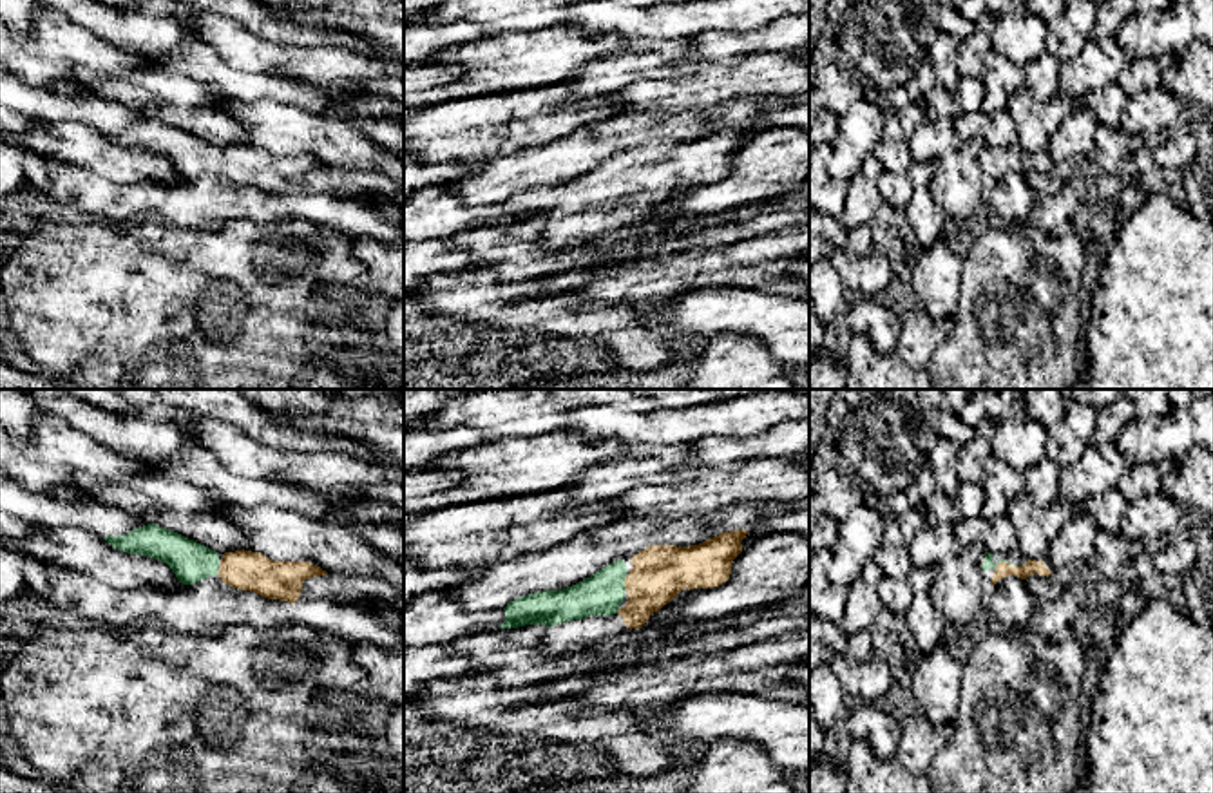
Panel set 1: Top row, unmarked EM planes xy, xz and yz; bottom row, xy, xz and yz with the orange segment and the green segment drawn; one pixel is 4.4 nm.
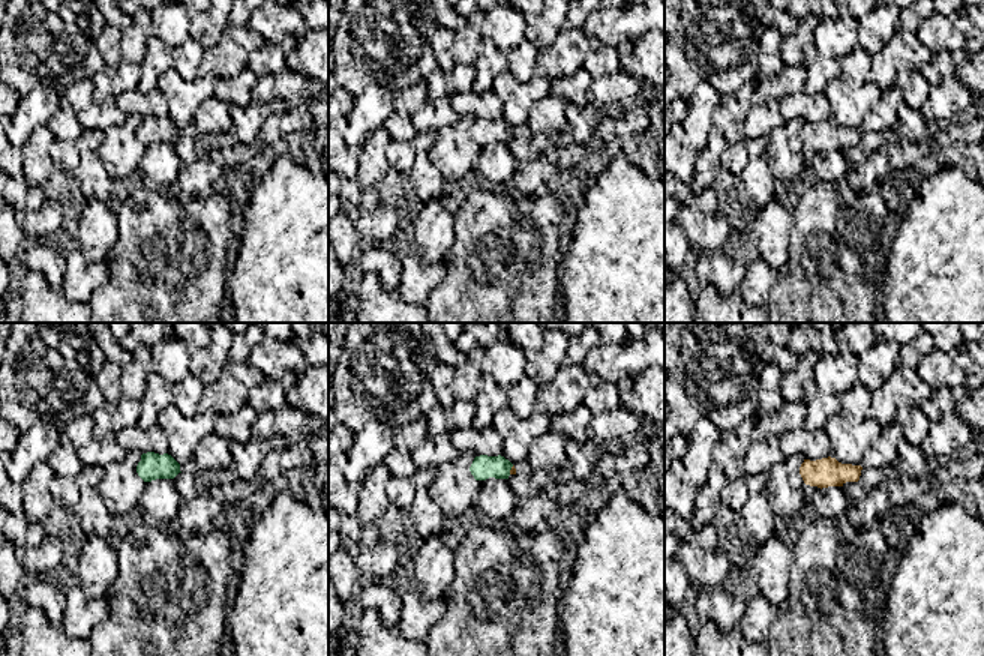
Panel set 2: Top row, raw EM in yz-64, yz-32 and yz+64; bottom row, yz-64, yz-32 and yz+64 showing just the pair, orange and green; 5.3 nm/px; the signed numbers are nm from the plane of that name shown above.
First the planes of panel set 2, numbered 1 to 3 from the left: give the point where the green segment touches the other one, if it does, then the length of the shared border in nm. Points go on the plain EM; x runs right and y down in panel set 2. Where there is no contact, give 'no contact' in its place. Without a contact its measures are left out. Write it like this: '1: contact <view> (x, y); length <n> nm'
1: no contact
2: contact yz-32 (510, 134); length 50 nm
3: no contact

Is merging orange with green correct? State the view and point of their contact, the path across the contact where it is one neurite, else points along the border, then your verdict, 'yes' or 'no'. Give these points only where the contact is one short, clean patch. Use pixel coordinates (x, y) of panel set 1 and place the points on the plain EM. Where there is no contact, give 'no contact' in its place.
yz (1002, 156) | across yz (1031, 162), (1009, 163), (1002, 156), (989, 151) | yes

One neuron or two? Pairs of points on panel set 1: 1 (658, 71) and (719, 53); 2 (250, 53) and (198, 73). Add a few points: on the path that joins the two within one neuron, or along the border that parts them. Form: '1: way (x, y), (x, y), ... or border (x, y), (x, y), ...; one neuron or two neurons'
1: way (672, 69), (687, 66), (705, 53); one neuron
2: border (201, 40), (225, 62), (250, 75); two neurons

